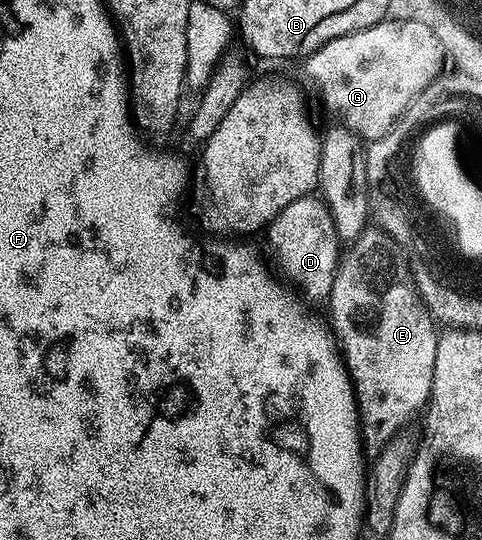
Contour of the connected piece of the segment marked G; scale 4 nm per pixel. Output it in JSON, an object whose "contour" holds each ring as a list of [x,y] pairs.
{"contour":[[[385,19],[379,21],[376,25],[371,25],[365,29],[359,29],[353,33],[347,33],[341,37],[335,37],[325,43],[320,49],[315,49],[314,52],[308,54],[307,57],[303,58],[302,65],[304,65],[304,73],[312,80],[312,85],[316,88],[316,93],[320,96],[320,101],[337,117],[339,124],[343,128],[349,129],[350,132],[355,133],[357,137],[363,139],[365,142],[376,141],[382,136],[386,136],[390,131],[390,127],[398,120],[398,118],[404,114],[407,109],[410,99],[417,97],[424,88],[426,88],[430,82],[437,80],[441,75],[440,68],[443,67],[444,61],[446,62],[446,54],[444,48],[440,43],[441,34],[437,32],[433,26],[422,22],[416,21],[401,21],[393,19]]]}

